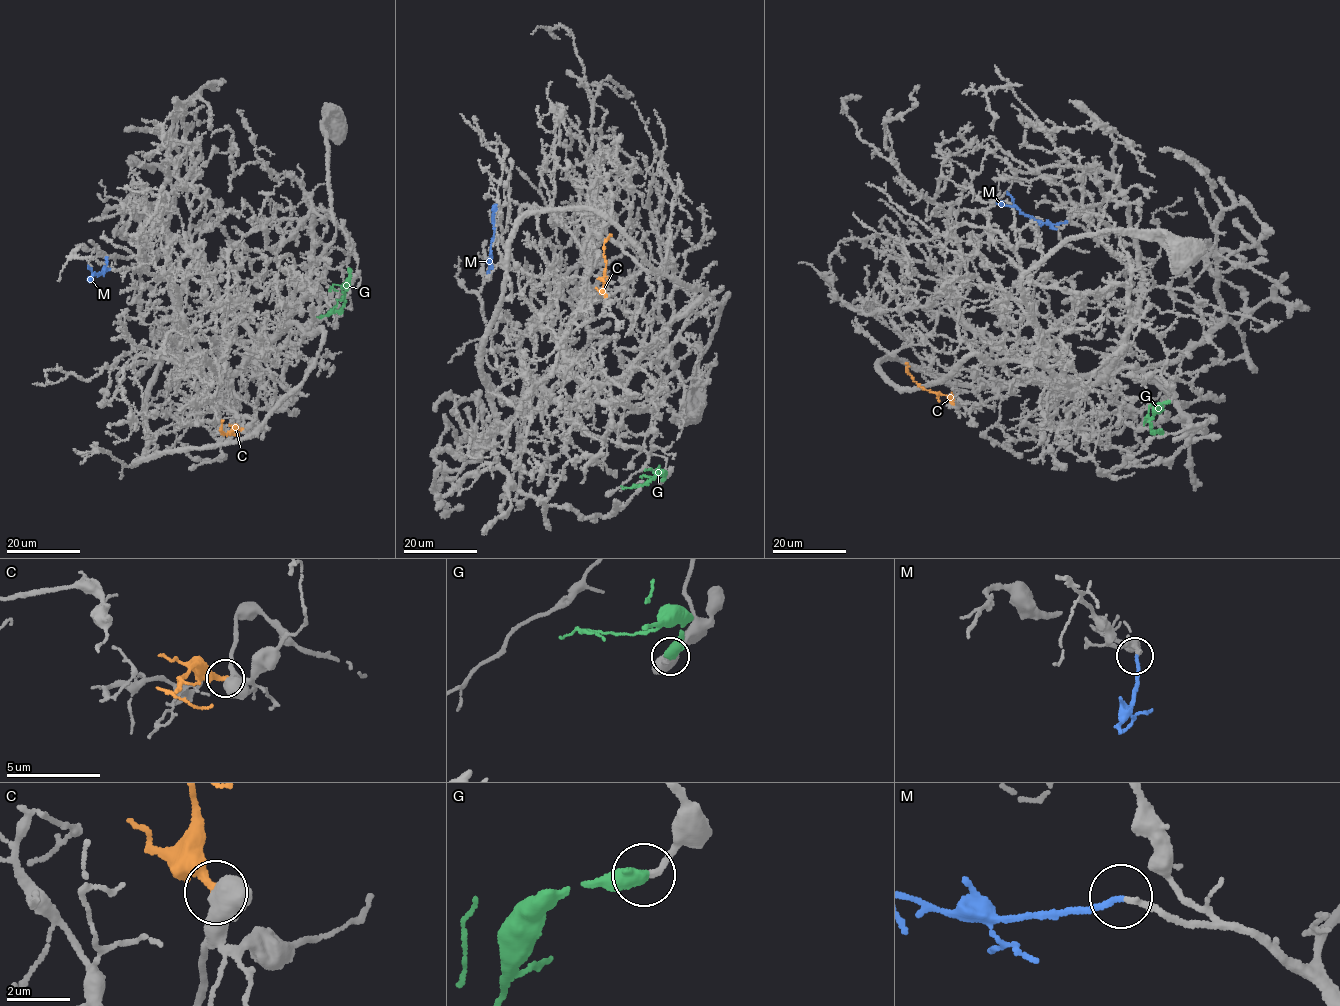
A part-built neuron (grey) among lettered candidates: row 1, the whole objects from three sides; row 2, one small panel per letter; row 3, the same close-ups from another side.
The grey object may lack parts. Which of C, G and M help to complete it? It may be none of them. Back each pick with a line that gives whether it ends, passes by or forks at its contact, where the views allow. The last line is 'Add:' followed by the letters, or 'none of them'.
G: It ends there
M: It ends there
Add: G, M

